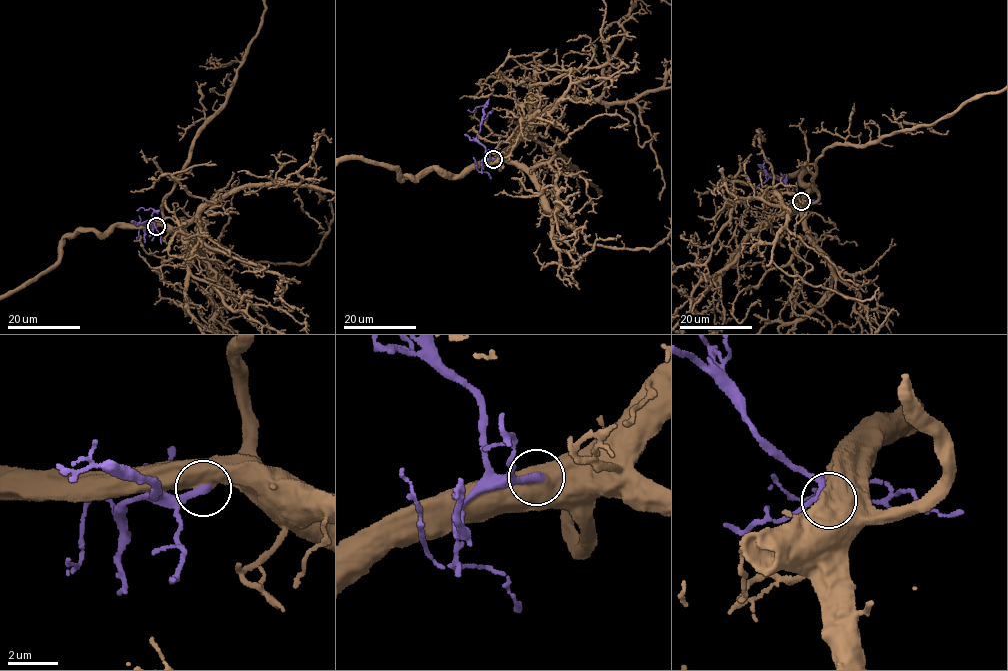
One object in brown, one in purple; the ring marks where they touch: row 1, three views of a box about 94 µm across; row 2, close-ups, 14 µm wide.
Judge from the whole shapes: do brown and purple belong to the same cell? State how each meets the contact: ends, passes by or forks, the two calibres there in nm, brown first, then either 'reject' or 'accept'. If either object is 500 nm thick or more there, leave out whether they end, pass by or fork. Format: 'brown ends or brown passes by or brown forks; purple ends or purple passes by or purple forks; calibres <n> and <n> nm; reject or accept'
calibres 800 and 360 nm; accept

